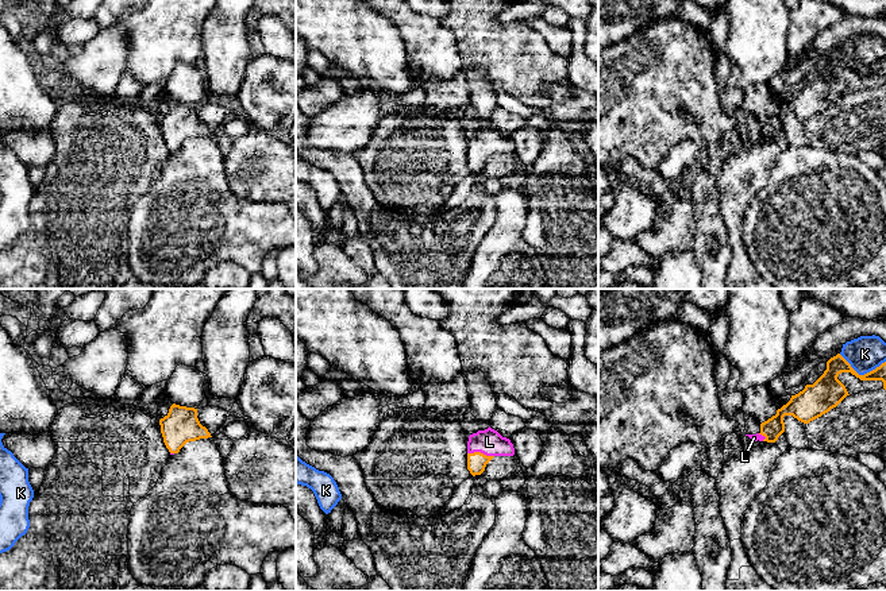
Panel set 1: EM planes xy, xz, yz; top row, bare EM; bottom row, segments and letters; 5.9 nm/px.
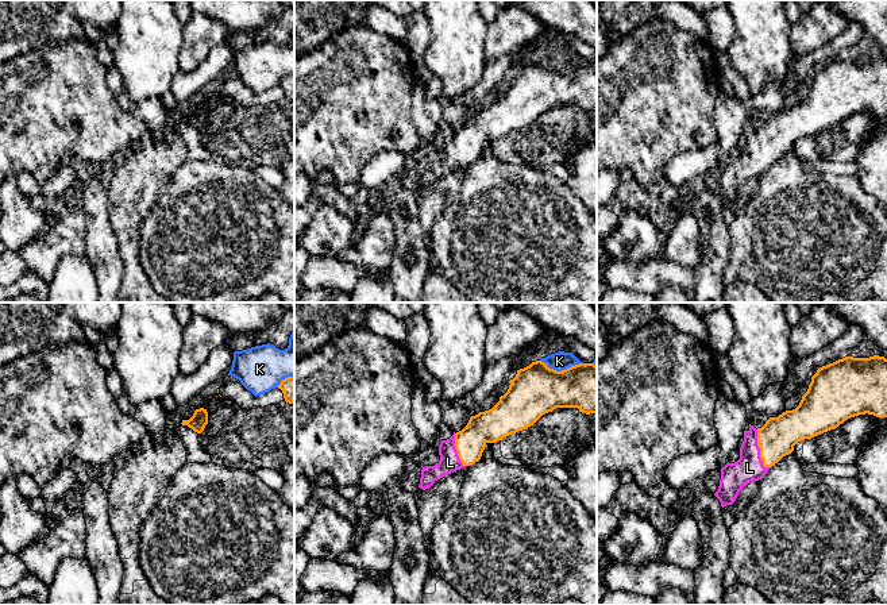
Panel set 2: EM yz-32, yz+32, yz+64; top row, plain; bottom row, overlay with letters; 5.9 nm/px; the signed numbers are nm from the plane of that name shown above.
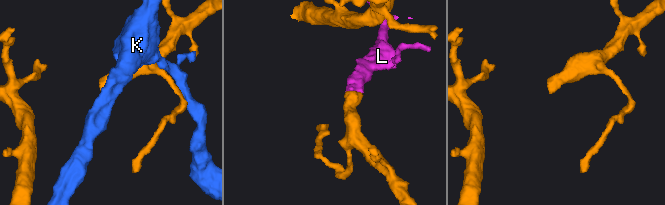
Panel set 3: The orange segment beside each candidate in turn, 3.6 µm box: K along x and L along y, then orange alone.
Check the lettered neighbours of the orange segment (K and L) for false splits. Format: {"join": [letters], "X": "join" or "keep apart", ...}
{"join": ["L"], "K": "keep apart", "L": "join"}

